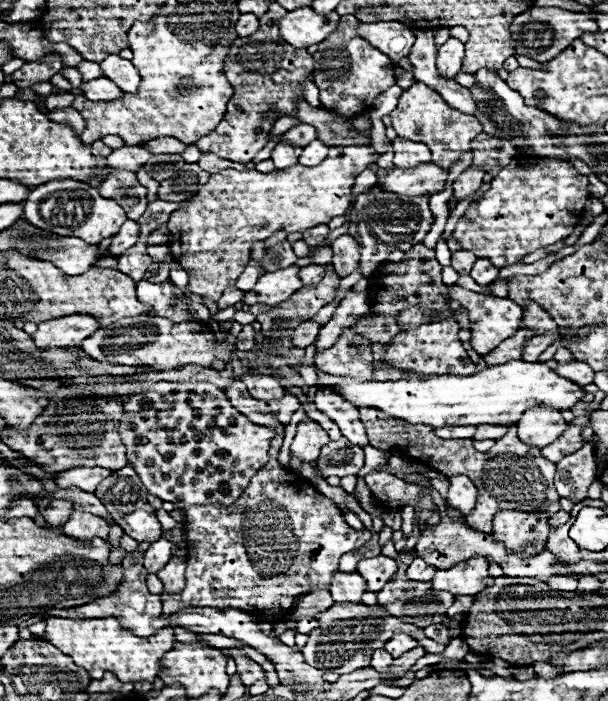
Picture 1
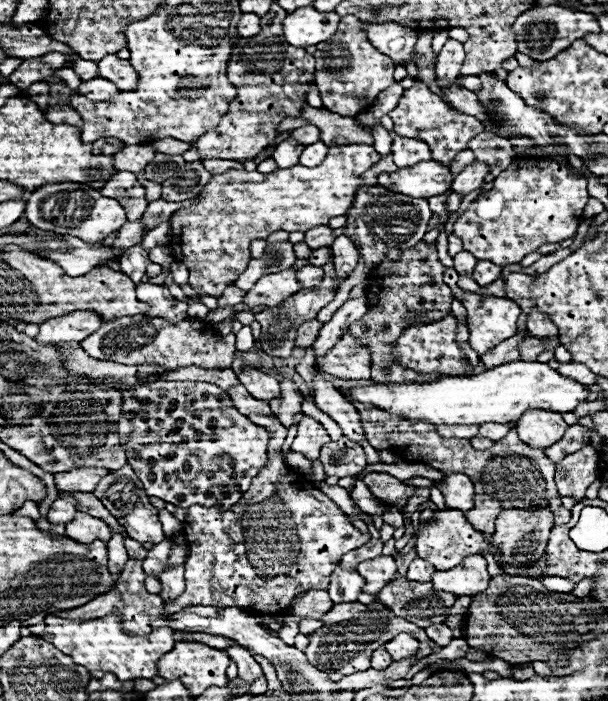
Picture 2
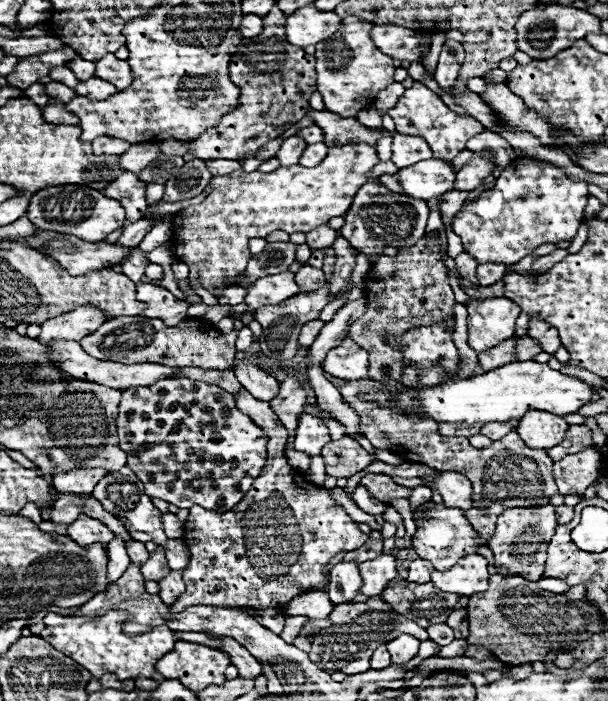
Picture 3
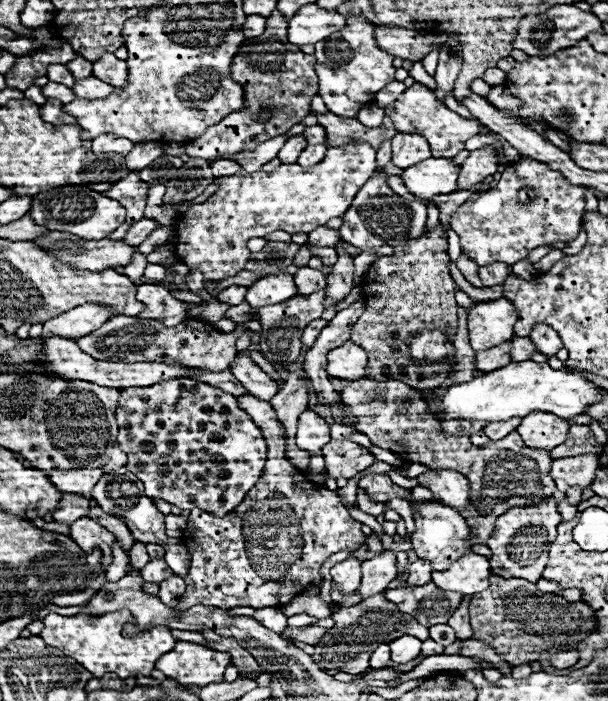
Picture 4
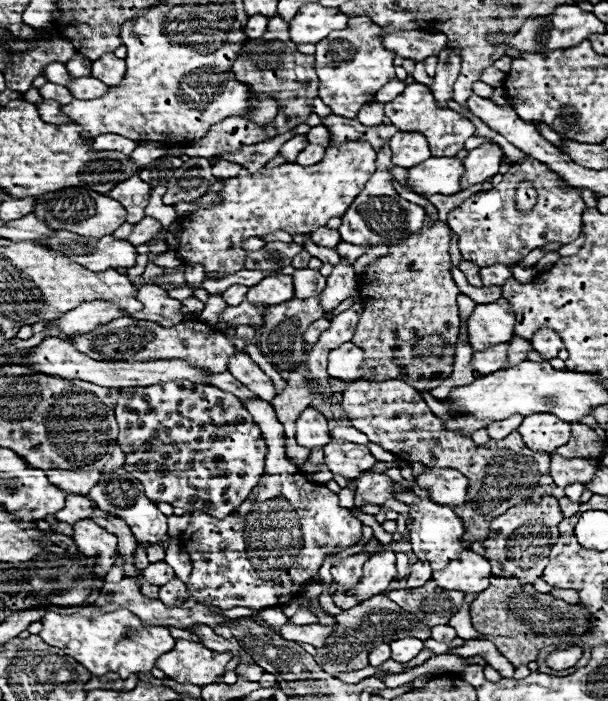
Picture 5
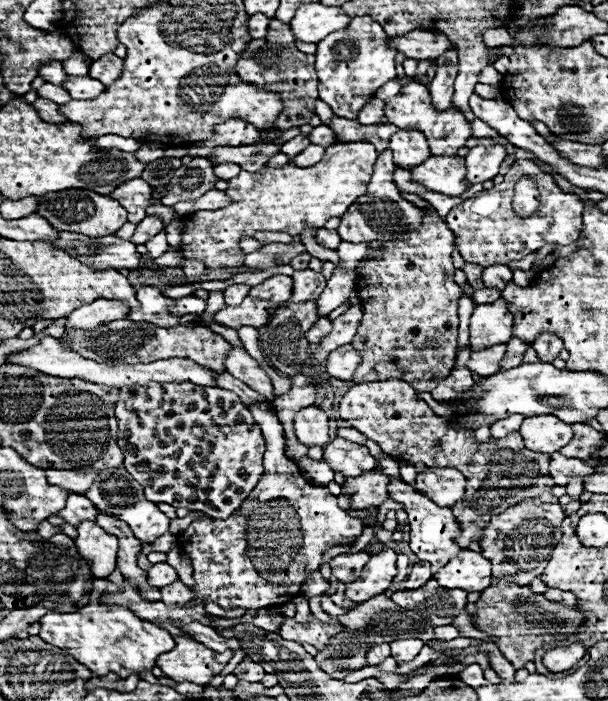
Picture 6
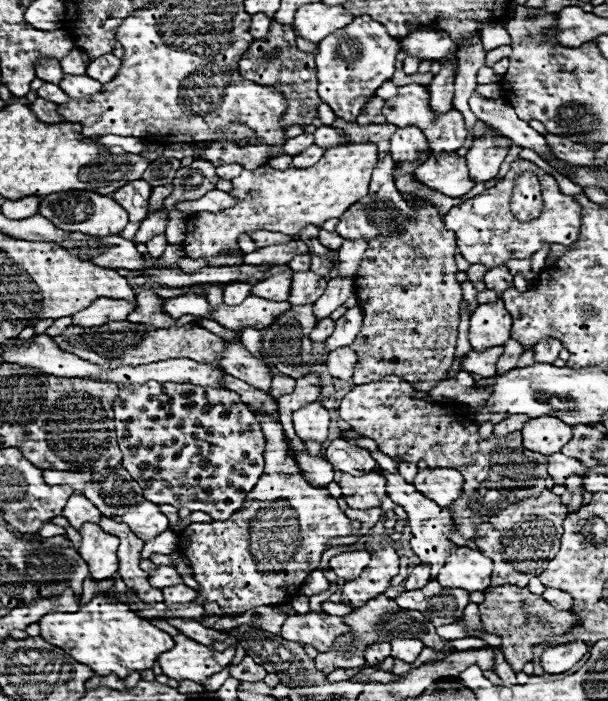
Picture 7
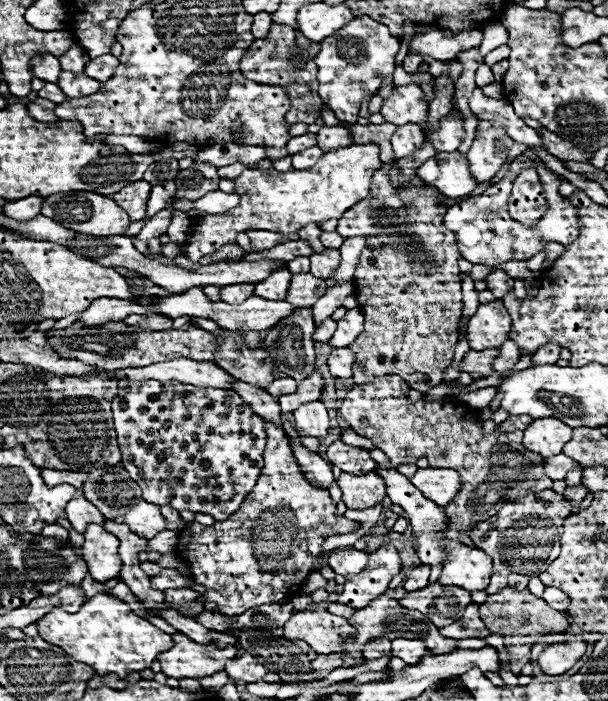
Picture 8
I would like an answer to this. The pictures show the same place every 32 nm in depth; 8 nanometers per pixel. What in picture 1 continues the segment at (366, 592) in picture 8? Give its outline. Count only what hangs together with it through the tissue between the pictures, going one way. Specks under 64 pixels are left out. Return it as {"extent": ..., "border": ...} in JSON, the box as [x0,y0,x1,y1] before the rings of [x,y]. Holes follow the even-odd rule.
{"extent":[356,554,398,592],"border":[[[378,554],[374,558],[364,558],[356,564],[356,572],[364,576],[366,580],[366,588],[368,592],[376,592],[384,588],[384,582],[388,582],[388,578],[394,578],[398,566],[392,558]]]}

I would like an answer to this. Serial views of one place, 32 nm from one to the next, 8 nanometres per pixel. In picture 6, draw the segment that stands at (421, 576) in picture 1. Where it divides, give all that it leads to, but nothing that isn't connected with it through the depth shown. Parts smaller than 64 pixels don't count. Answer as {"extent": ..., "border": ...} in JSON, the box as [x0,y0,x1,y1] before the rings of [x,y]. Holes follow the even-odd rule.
{"extent":[406,562,432,590],"border":[[[418,562],[418,564],[412,566],[410,576],[406,578],[406,588],[408,588],[408,590],[416,590],[416,588],[424,586],[430,578],[432,578],[432,572],[430,572],[428,562]]]}

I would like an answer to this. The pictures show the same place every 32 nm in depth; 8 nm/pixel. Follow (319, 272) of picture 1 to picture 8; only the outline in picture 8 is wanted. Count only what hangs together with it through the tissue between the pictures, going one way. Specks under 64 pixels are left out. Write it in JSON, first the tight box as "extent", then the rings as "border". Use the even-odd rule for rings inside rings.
{"extent":[288,272,326,306],"border":[[[310,272],[294,274],[288,290],[288,302],[294,306],[314,306],[320,296],[326,292],[326,280],[312,276]]]}

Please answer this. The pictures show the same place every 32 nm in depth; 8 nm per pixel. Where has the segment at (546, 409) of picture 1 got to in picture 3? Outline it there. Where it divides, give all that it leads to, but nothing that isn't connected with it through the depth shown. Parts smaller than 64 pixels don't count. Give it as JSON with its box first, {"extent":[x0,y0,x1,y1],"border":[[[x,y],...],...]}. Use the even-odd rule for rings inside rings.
{"extent":[516,410,568,450],"border":[[[528,410],[520,418],[520,424],[516,430],[530,448],[548,450],[550,446],[556,446],[560,438],[564,438],[568,424],[558,414],[544,412],[544,410]]]}

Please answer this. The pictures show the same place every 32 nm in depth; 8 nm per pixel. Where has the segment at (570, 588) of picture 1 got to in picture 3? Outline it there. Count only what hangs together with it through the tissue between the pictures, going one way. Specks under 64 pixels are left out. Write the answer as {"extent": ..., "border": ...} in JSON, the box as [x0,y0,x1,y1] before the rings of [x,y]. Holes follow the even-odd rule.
{"extent":[540,578,570,594],"border":[[[540,578],[540,588],[554,592],[554,594],[564,594],[566,590],[570,590],[570,586],[558,578]]]}

